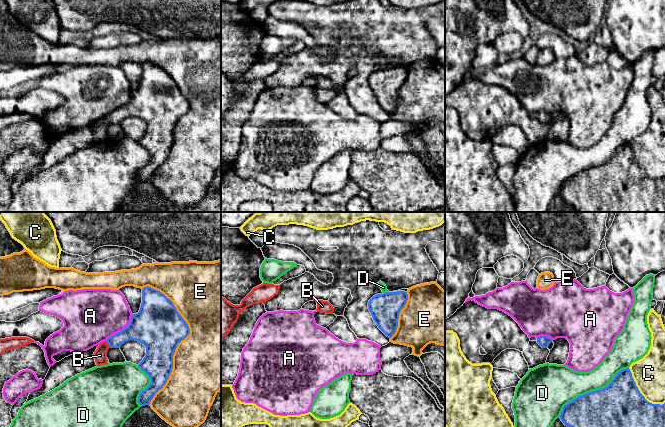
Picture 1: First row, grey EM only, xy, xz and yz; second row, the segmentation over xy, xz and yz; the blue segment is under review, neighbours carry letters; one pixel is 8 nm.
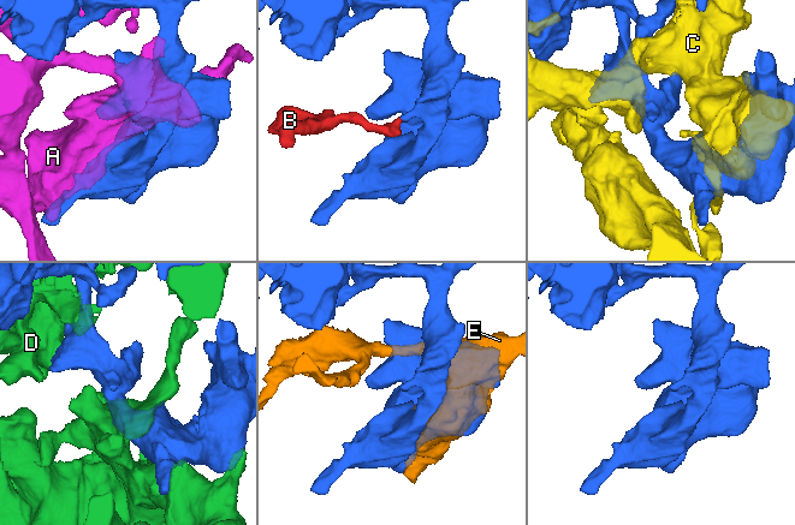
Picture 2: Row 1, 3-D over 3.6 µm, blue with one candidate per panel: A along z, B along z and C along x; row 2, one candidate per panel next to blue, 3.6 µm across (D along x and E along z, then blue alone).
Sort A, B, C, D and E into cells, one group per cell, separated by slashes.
A / B / C / D / E

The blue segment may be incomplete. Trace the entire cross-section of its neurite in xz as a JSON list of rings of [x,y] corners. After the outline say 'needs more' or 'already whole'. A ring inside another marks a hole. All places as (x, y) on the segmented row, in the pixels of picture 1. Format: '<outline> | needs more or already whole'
[[[405,291],[388,292],[373,296],[368,302],[368,309],[378,328],[391,338],[398,327],[401,310],[405,307],[408,294]]] | already whole

